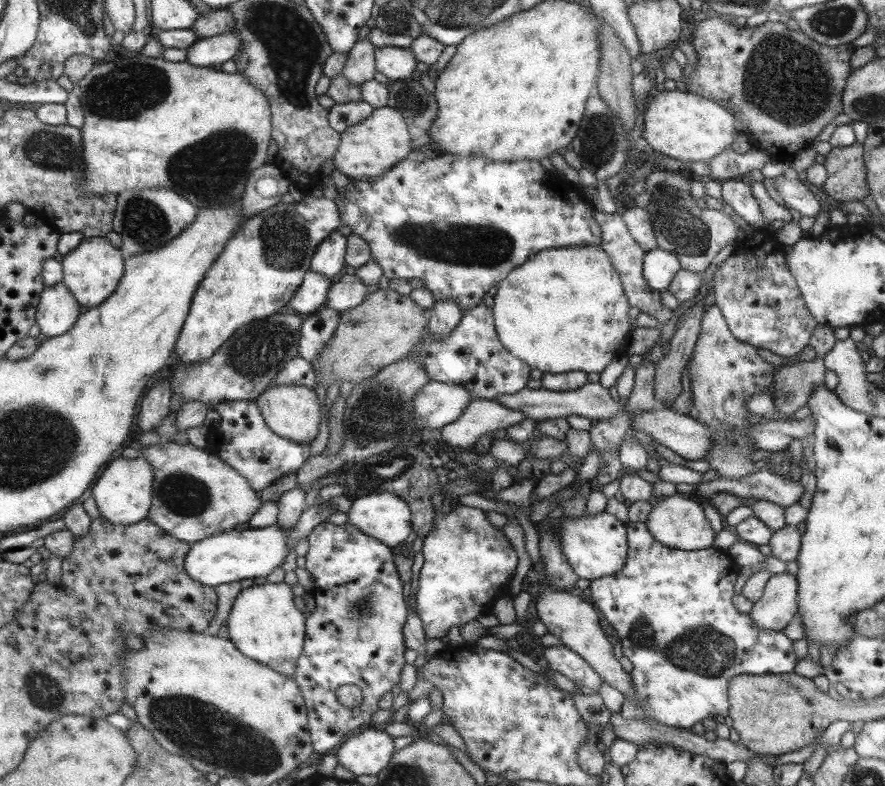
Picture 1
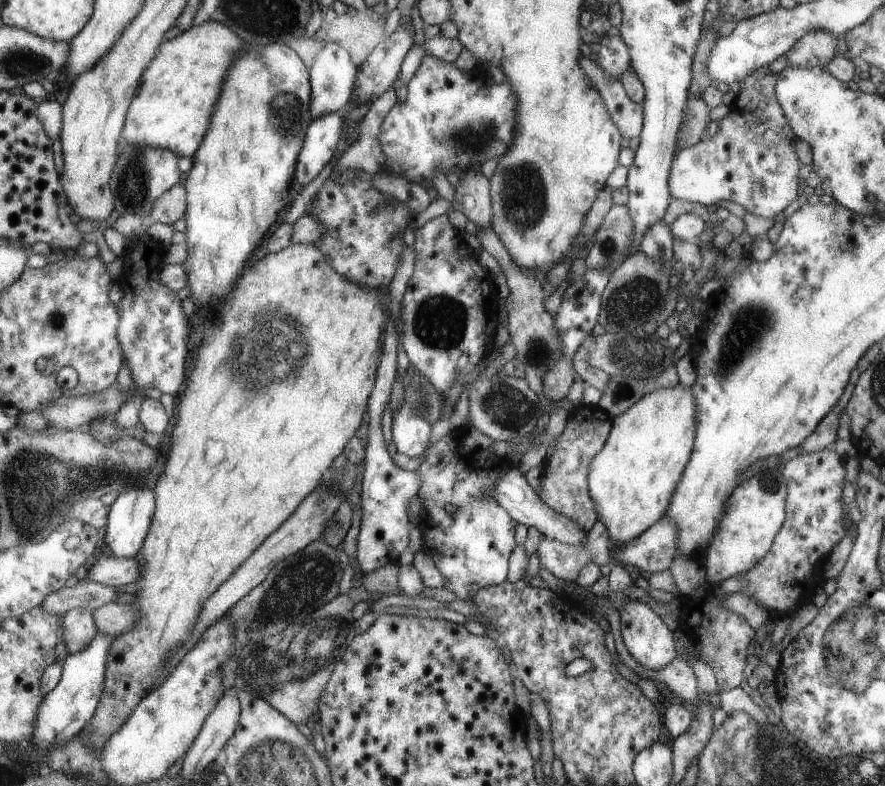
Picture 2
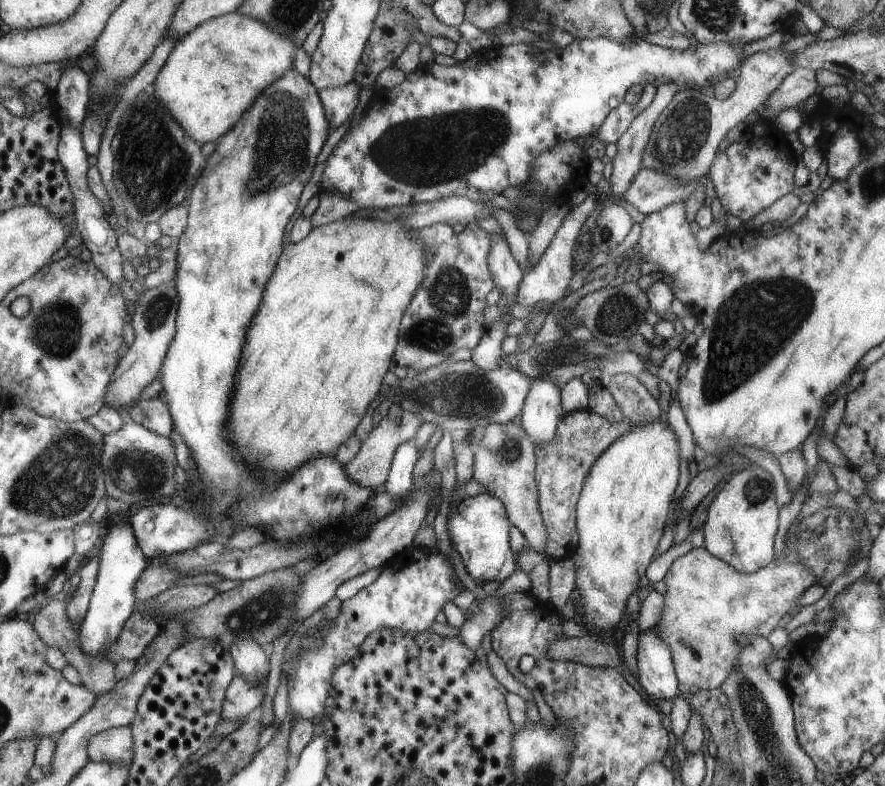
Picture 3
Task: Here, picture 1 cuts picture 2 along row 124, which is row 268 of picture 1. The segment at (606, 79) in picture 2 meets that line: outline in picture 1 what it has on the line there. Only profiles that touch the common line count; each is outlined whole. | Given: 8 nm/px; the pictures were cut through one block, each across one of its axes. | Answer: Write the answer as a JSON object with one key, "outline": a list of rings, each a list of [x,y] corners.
{"outline":[[[593,211],[593,218],[596,218],[597,225],[601,226],[600,247],[604,249],[611,258],[612,265],[620,275],[621,284],[624,285],[625,296],[629,299],[629,306],[635,307],[638,312],[644,312],[653,316],[656,322],[662,327],[671,320],[671,309],[664,307],[659,299],[659,291],[653,290],[647,286],[645,279],[642,277],[642,258],[645,254],[642,248],[636,245],[636,242],[627,233],[623,217],[620,211],[614,214],[605,214],[605,212]]]}

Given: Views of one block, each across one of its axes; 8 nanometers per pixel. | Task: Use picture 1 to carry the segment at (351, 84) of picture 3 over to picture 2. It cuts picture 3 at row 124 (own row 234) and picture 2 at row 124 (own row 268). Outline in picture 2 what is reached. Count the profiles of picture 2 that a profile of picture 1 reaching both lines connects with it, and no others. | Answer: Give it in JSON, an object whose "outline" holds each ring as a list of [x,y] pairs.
{"outline":[[[341,112],[329,113],[309,123],[299,156],[296,158],[293,175],[295,184],[303,187],[311,182],[331,160],[337,148],[337,140],[341,136],[341,117]]]}

